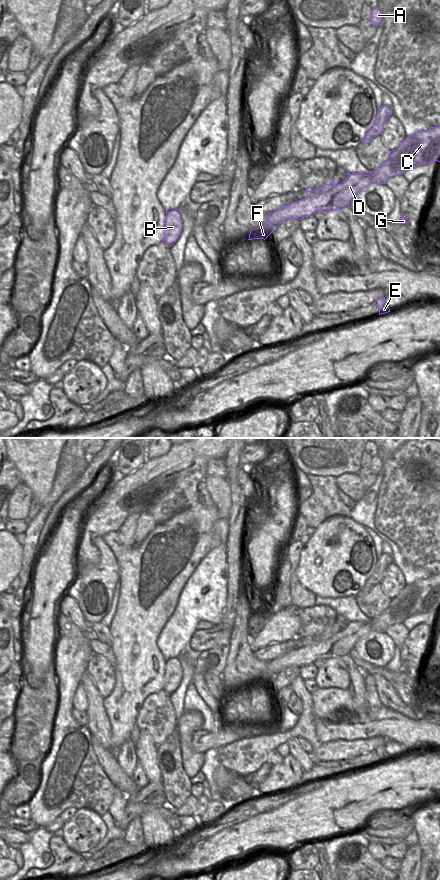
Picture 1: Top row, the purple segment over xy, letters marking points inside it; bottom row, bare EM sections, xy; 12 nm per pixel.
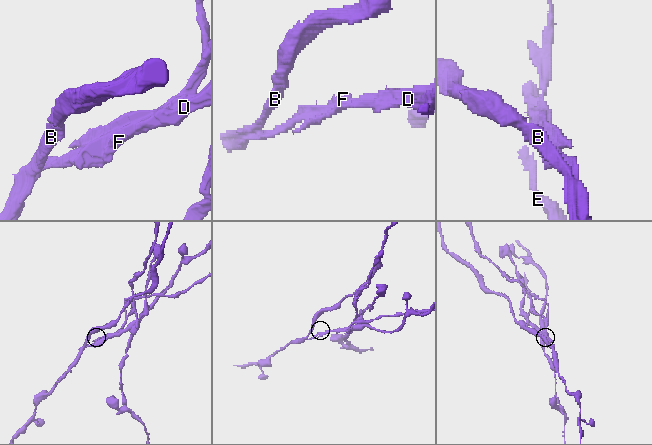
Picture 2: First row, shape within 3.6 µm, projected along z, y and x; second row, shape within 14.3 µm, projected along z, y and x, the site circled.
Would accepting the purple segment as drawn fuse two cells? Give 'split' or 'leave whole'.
split

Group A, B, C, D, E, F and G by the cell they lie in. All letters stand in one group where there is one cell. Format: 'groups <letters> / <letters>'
groups A E G / B C D F

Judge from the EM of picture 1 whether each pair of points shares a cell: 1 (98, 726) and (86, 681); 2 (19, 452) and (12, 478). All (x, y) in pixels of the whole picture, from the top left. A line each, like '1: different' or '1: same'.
1: same
2: different

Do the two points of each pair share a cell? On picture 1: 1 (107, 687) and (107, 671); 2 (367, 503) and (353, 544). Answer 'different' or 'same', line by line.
1: same
2: different

